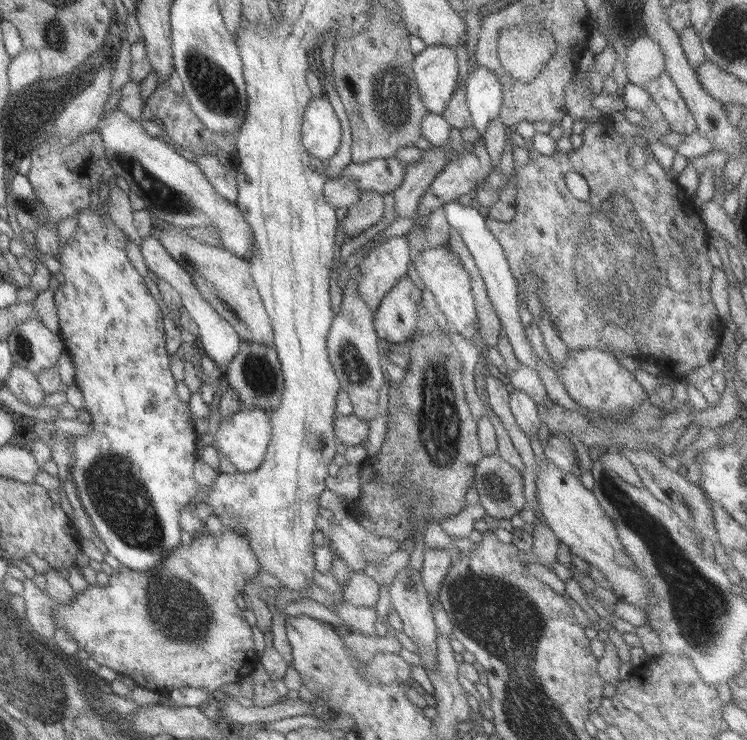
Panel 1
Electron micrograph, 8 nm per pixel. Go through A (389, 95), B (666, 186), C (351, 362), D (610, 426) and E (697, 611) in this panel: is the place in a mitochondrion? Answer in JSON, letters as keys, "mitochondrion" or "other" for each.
{"A":"mitochondrion","B":"other","C":"mitochondrion","D":"mitochondrion","E":"mitochondrion"}

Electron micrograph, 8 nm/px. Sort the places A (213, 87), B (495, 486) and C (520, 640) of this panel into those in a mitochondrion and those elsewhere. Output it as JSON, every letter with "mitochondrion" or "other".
{"A":"mitochondrion","B":"mitochondrion","C":"mitochondrion"}

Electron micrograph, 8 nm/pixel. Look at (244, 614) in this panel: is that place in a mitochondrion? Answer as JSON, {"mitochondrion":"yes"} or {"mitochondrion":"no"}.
{"mitochondrion":"no"}

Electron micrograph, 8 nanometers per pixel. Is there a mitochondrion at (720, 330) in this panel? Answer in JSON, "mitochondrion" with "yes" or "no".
{"mitochondrion":"no"}

